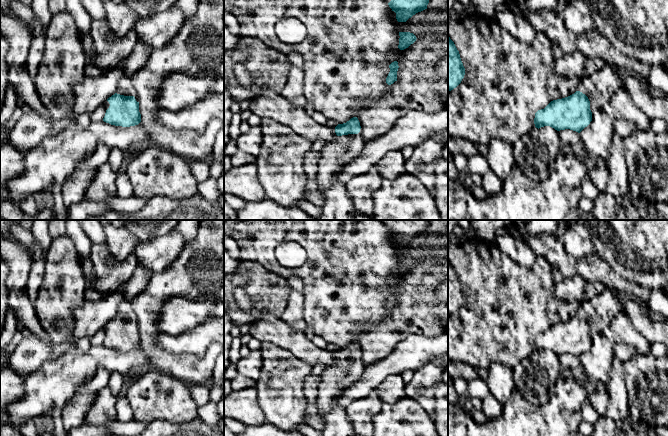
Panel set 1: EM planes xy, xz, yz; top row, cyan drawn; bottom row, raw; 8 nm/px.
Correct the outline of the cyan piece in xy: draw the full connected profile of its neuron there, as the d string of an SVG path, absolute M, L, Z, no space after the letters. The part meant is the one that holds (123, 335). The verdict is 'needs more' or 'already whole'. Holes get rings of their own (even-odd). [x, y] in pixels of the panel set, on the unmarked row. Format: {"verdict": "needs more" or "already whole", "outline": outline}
{"verdict": "needs more", "outline": "M129 300L119 305L116 317L103 328L106 332L103 345L106 347L130 351L141 346L138 318Z"}

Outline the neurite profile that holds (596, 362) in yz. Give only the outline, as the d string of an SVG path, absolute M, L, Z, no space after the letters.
M593 335L592 345L579 358L589 382L608 383L613 362L613 345L604 335Z

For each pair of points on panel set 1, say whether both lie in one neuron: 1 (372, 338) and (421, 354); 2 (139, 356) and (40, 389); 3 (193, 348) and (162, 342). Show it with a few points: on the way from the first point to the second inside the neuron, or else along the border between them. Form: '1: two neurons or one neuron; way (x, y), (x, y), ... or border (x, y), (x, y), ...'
1: two neurons; border (416, 333), (407, 335), (386, 356), (377, 360)
2: one neuron; way (114, 359), (92, 359), (65, 374)
3: one neuron; way (185, 344), (170, 344)

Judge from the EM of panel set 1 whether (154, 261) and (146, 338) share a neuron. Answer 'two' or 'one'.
two

